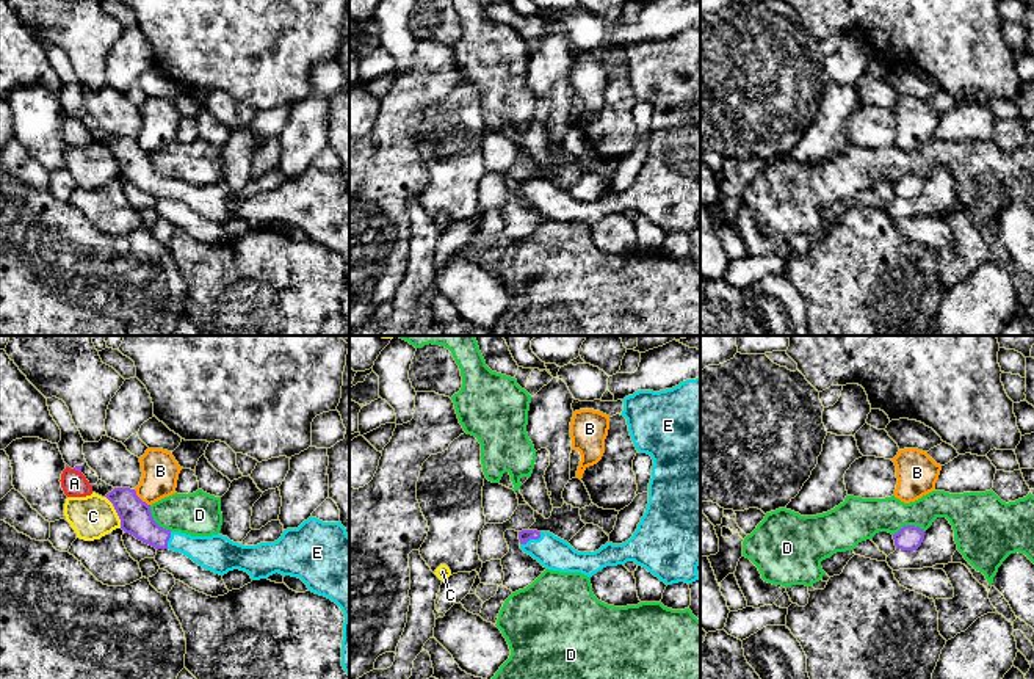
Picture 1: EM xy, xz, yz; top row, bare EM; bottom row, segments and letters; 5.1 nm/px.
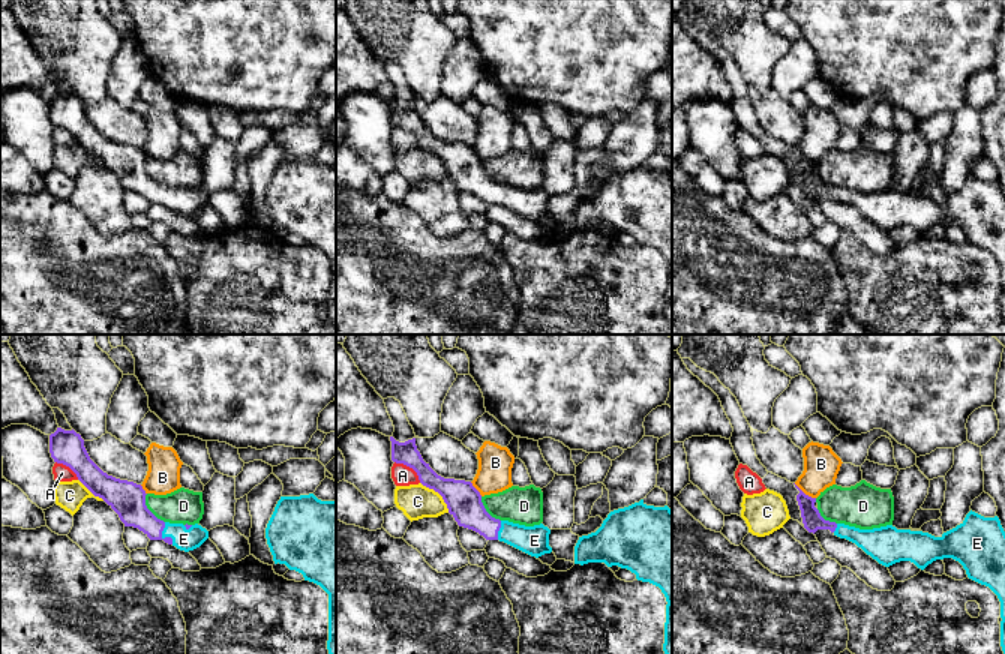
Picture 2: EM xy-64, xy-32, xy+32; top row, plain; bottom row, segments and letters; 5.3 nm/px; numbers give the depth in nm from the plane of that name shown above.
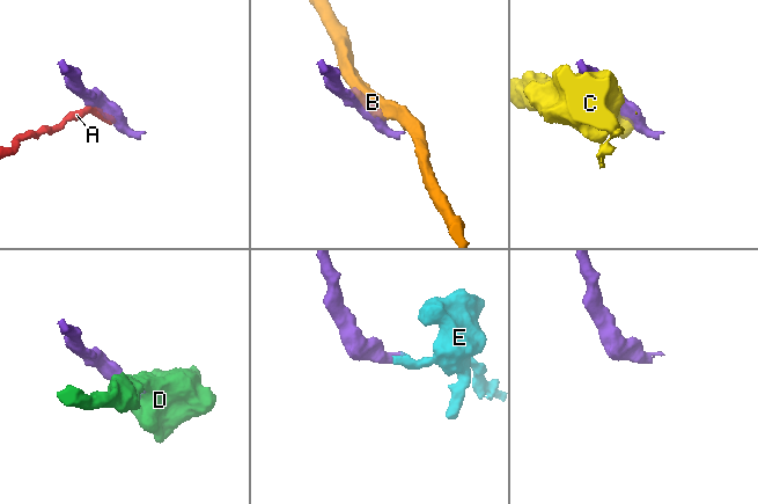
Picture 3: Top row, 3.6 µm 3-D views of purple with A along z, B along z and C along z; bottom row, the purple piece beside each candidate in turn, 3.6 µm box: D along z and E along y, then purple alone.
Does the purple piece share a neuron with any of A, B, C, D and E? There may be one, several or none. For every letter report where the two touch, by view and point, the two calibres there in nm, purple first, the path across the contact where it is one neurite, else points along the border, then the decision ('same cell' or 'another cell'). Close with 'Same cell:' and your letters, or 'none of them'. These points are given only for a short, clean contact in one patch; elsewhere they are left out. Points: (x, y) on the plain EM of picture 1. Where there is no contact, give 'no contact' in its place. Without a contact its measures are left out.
A: meets purple in xy at (77, 118); 30 nm thick on the purple side, 140 nm on the other; border along xy (74, 116), (80, 121); another cell
B: meets purple in xy at (140, 148); 160 nm thick on the purple side, 190 nm on the other; border along xy (133, 138), (149, 154); another cell
C: meets purple in xy at (116, 160); 160 nm thick on the purple side, 220 nm on the other; another cell
D: meets purple in xy at (154, 170); 160 nm thick on the purple side, 220 nm on the other; border along xy (149, 154), (151, 165), (160, 174), (171, 179); another cell
E: meets purple in xz at (531, 187); 60 nm thick on the purple side, 170 nm on the other; runs through xz (525, 184), (531, 187), (552, 201); same cell
Same cell: E

